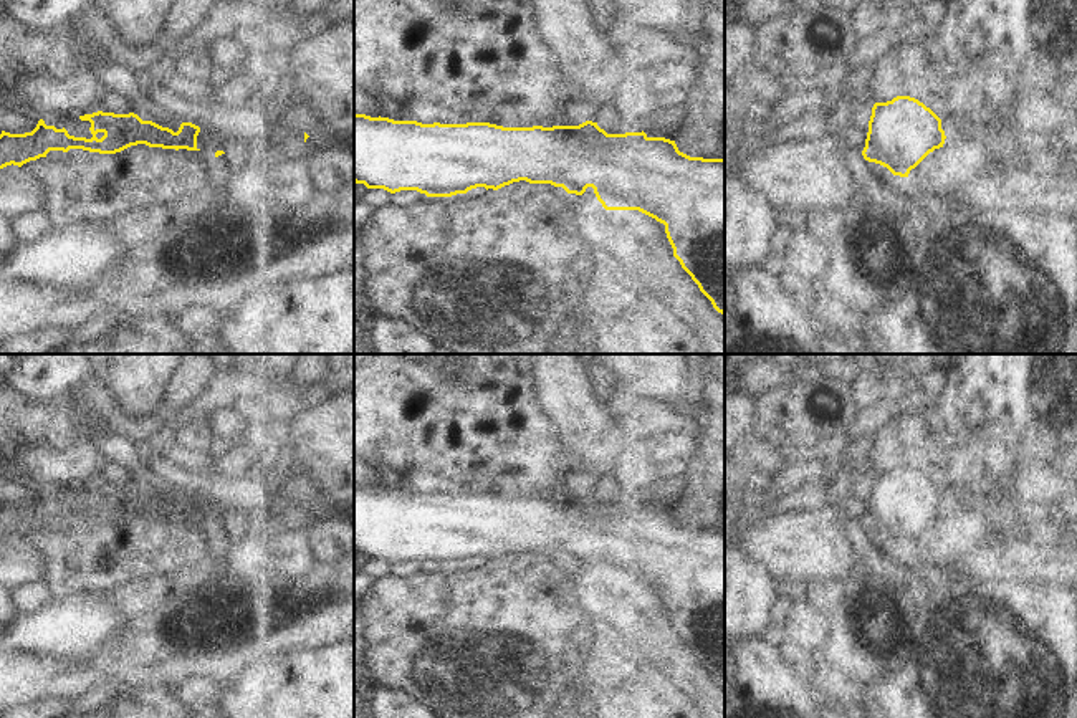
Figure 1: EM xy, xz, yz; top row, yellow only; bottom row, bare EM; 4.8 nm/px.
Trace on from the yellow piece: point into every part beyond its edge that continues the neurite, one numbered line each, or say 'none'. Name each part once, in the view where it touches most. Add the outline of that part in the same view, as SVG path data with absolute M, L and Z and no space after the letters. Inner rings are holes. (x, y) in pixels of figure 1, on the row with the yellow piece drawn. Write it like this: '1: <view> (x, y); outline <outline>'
none

